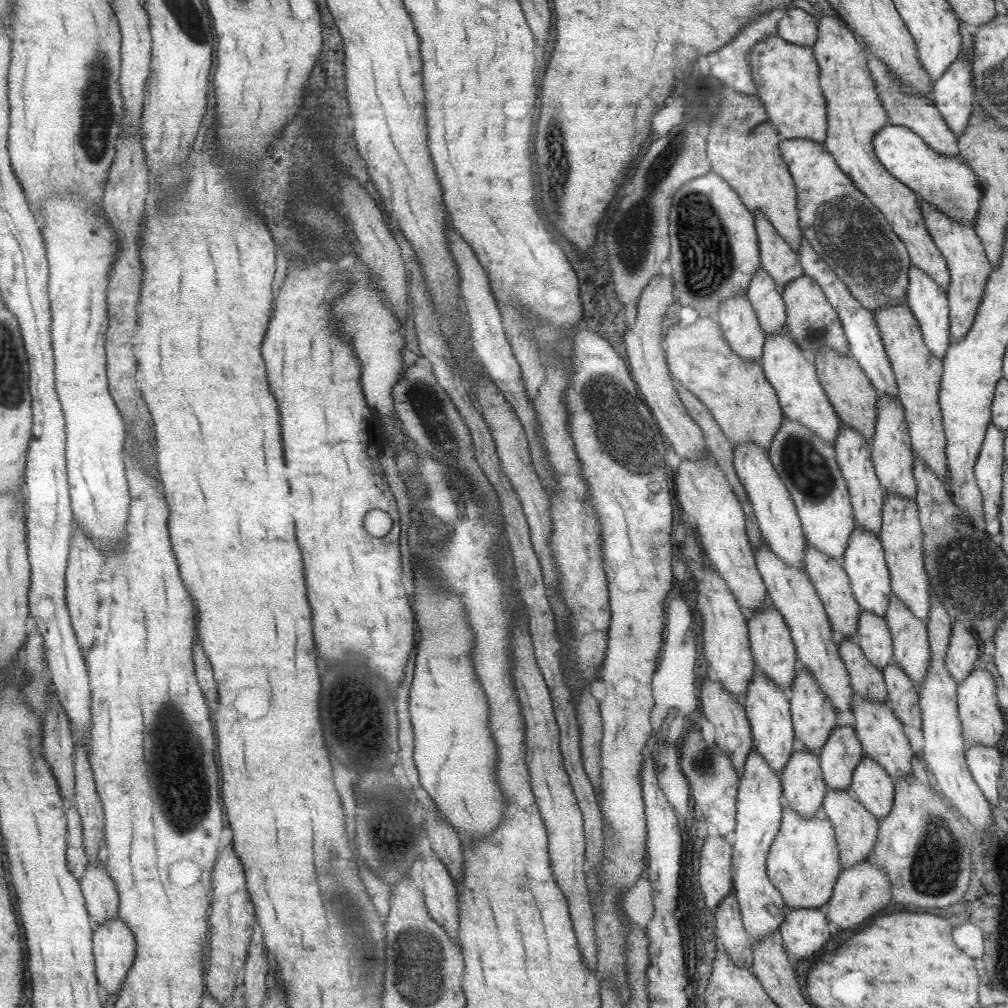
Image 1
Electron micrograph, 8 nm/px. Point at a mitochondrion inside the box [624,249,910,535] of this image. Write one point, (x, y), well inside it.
(808, 469)

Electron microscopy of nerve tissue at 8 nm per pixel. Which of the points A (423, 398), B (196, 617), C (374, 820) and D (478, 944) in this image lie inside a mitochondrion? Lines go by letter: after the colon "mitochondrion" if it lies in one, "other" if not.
A: mitochondrion
B: other
C: mitochondrion
D: other

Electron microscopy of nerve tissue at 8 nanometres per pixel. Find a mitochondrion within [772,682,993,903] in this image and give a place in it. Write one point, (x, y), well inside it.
(935, 867)

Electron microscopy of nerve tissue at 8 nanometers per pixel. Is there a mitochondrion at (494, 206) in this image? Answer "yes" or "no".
no

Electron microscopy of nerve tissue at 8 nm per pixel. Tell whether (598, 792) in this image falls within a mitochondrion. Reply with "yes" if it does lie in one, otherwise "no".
no

